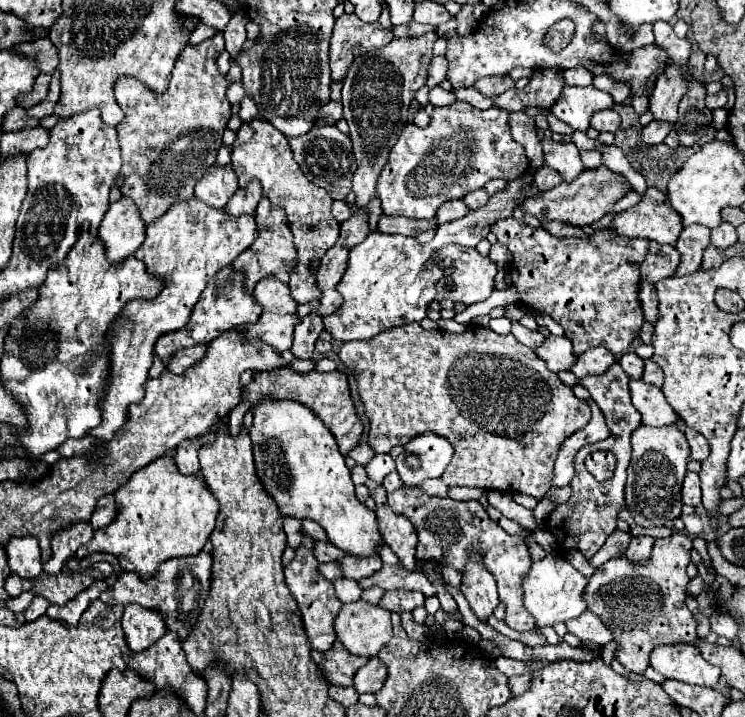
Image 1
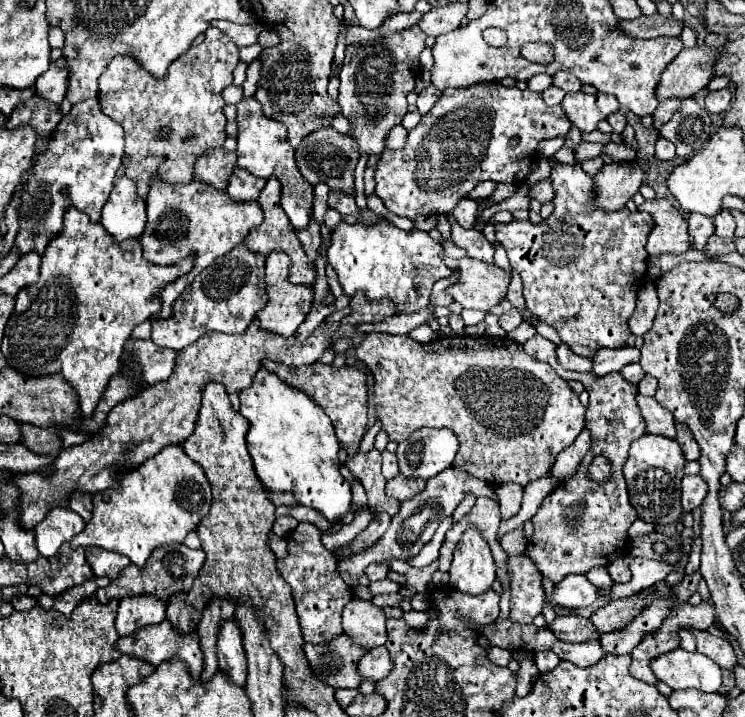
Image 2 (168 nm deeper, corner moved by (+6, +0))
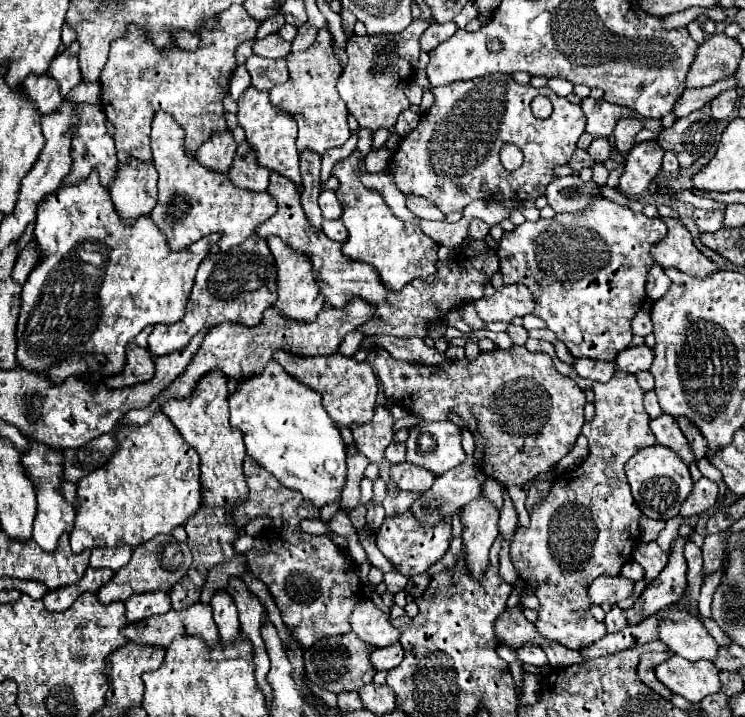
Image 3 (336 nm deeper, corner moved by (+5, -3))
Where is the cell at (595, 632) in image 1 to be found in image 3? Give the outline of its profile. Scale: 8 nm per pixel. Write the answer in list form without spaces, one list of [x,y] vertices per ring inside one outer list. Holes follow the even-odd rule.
[[[679,536],[669,550],[669,564],[661,570],[657,580],[643,592],[643,614],[651,616],[663,606],[675,604],[687,588],[687,562],[683,556],[685,542],[691,542],[691,536]]]

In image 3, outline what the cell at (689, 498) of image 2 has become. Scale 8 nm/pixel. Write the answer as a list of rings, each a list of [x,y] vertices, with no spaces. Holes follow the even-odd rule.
[[[701,478],[699,482],[693,484],[691,494],[683,502],[681,516],[695,516],[695,514],[709,510],[717,502],[717,494],[719,494],[717,484],[709,478]]]

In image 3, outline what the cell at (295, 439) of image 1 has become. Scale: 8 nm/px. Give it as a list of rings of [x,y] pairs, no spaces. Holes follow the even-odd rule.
[[[271,360],[261,374],[241,380],[229,396],[231,424],[243,432],[247,454],[281,484],[303,494],[315,506],[341,498],[345,486],[345,444],[335,422],[327,416],[321,394],[289,376]]]

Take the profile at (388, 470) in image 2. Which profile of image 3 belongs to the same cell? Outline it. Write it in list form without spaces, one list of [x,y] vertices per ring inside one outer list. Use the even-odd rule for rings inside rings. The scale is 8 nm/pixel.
[[[393,442],[387,446],[385,450],[385,456],[391,464],[397,464],[397,462],[403,462],[405,460],[405,442]]]

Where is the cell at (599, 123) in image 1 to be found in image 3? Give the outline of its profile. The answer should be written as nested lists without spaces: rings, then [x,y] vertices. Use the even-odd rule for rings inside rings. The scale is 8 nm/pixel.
[[[623,118],[615,128],[615,146],[619,152],[629,152],[635,144],[637,132],[643,130],[643,122],[639,118]]]

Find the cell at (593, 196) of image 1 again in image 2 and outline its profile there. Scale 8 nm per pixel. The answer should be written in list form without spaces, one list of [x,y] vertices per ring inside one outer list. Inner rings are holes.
[[[604,165],[594,177],[592,205],[600,211],[620,211],[640,189],[644,171],[638,165]]]

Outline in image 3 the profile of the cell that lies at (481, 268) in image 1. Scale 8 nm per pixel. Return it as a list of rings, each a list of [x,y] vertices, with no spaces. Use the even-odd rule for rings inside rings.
[[[511,284],[497,290],[491,298],[481,298],[473,302],[477,314],[485,322],[507,322],[511,324],[513,318],[523,318],[533,312],[533,294],[529,288]]]

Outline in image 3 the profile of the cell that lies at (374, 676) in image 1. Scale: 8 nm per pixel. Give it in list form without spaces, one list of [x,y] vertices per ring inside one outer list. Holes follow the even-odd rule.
[[[399,642],[391,644],[391,646],[385,646],[385,648],[377,648],[373,654],[371,654],[371,662],[377,670],[391,670],[395,666],[401,664],[405,652],[401,648]]]

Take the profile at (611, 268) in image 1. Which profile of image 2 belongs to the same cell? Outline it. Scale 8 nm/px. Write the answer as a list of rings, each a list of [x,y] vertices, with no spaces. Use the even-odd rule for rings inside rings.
[[[554,161],[552,165],[552,175],[550,175],[552,187],[554,187],[556,195],[553,199],[554,213],[550,215],[550,219],[542,221],[540,225],[532,225],[530,221],[510,221],[510,223],[496,223],[496,241],[500,241],[508,253],[510,265],[516,273],[520,273],[522,283],[524,283],[524,299],[526,299],[526,307],[532,315],[536,315],[540,321],[548,323],[550,327],[554,327],[562,339],[562,343],[566,343],[576,355],[584,355],[584,357],[592,357],[596,353],[596,349],[600,347],[622,347],[626,345],[628,337],[632,337],[632,331],[628,329],[628,319],[634,313],[634,305],[636,305],[636,291],[638,287],[644,283],[644,275],[646,275],[646,261],[648,261],[648,253],[646,253],[646,237],[652,229],[652,217],[648,213],[642,211],[634,211],[630,213],[628,209],[620,209],[620,211],[612,211],[612,213],[604,213],[598,211],[590,205],[590,197],[592,197],[592,177],[588,173],[584,173],[584,169],[580,165],[568,165],[568,163],[560,163]]]

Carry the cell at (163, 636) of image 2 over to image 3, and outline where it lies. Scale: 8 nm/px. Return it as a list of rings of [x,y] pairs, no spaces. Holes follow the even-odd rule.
[[[193,604],[185,610],[169,610],[161,616],[151,616],[139,620],[137,624],[127,624],[123,634],[129,642],[137,644],[161,644],[167,648],[175,636],[189,634],[201,636],[209,646],[217,644],[217,626],[213,624],[213,610],[209,604]]]

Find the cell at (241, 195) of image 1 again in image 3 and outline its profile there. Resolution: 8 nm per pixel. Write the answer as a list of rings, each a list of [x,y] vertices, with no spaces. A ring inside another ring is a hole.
[[[241,142],[237,146],[233,164],[229,168],[229,178],[233,180],[233,184],[237,184],[239,188],[245,190],[253,190],[253,192],[263,192],[267,190],[269,184],[269,170],[261,168],[257,164],[257,154],[253,152],[253,148],[249,148],[249,142]]]

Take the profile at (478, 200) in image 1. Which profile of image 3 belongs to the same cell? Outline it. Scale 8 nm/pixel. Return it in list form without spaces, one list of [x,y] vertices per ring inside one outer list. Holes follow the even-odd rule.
[[[577,174],[555,178],[545,190],[549,206],[555,212],[581,212],[597,194],[601,194],[601,188],[593,180],[583,182]]]

